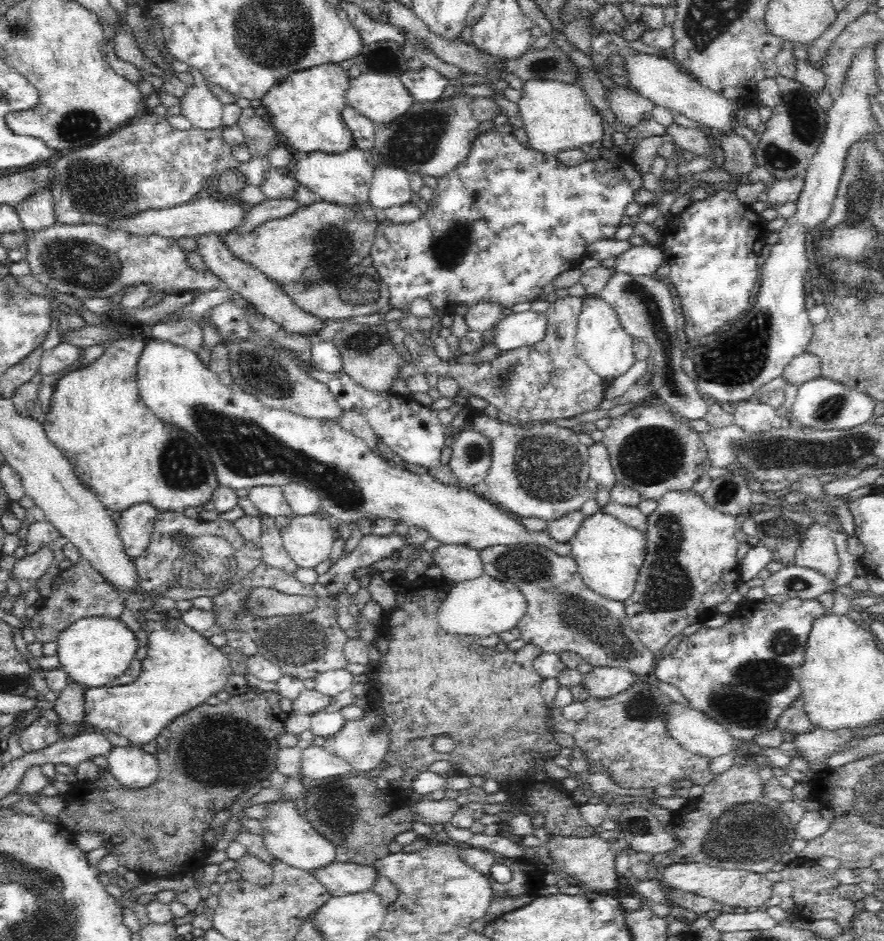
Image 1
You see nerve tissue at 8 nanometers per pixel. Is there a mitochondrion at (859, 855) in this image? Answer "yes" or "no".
no

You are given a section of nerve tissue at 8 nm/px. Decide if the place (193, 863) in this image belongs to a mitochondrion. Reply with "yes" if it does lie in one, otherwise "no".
no

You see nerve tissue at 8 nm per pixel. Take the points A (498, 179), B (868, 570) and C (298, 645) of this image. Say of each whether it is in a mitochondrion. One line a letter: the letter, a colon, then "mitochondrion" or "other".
A: other
B: other
C: mitochondrion

